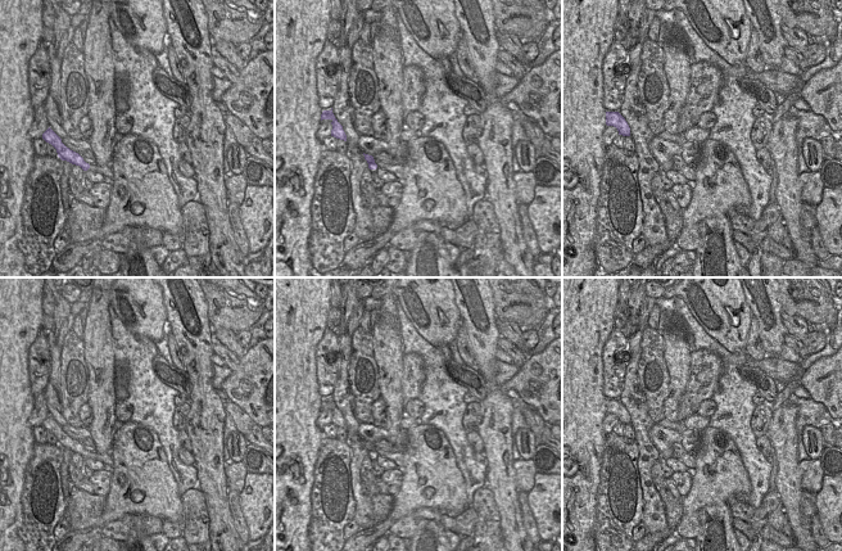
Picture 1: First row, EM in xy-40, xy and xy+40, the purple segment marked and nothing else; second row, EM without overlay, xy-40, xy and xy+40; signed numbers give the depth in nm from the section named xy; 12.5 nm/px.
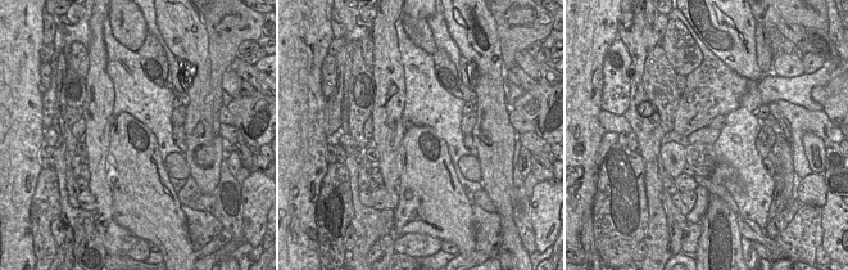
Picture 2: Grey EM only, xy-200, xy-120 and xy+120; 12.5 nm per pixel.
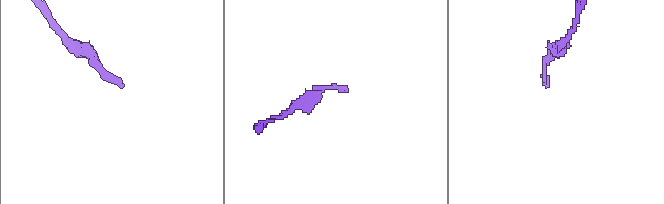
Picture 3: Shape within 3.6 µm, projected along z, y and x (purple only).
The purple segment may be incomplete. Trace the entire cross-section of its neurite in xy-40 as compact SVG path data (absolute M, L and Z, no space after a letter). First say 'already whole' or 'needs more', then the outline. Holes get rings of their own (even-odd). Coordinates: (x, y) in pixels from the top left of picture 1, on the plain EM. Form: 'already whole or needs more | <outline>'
needs more | M50 415L42 421L42 426L56 437L58 444L62 448L80 453L83 459L91 457L94 460L101 461L105 466L113 466L113 459L110 453L100 455L96 451L86 451L78 441L67 435L62 430L62 426Z

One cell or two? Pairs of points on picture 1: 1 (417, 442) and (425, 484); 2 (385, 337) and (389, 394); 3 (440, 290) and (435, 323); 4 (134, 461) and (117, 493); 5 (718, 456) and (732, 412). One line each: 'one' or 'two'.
1: one
2: one
3: one
4: one
5: two

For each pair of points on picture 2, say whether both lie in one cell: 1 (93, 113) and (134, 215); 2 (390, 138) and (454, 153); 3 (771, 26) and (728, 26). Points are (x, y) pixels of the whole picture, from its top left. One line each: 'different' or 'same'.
1: different
2: different
3: different

